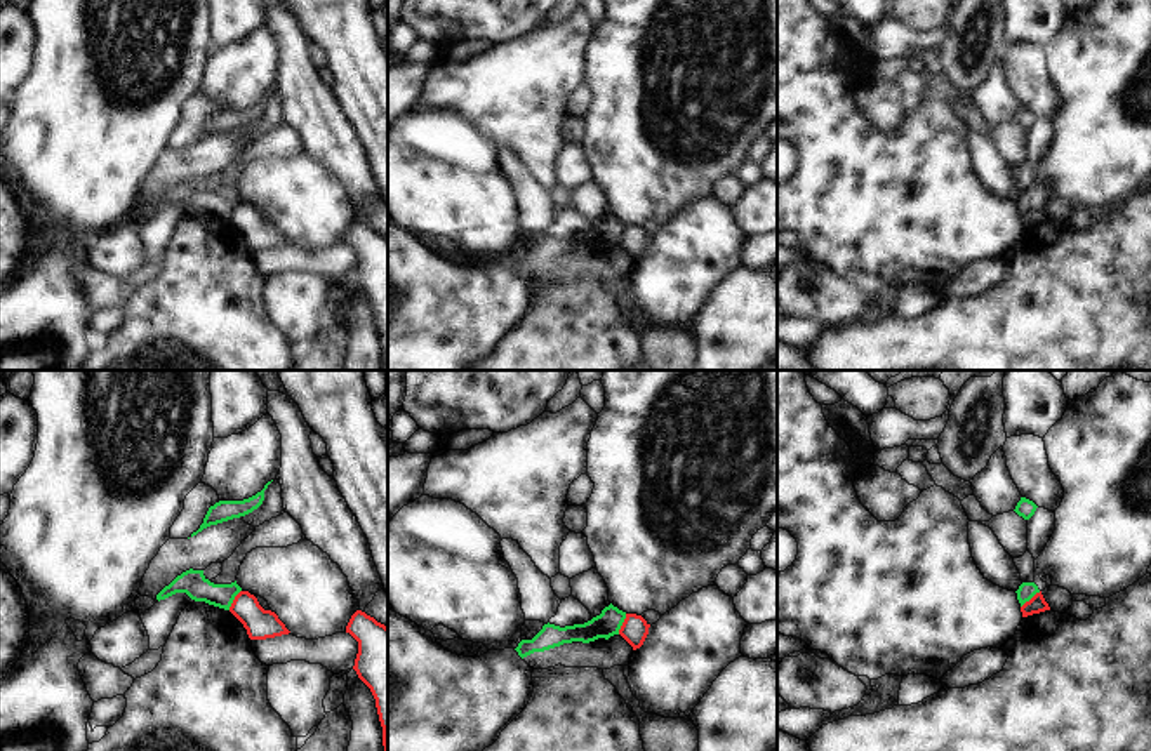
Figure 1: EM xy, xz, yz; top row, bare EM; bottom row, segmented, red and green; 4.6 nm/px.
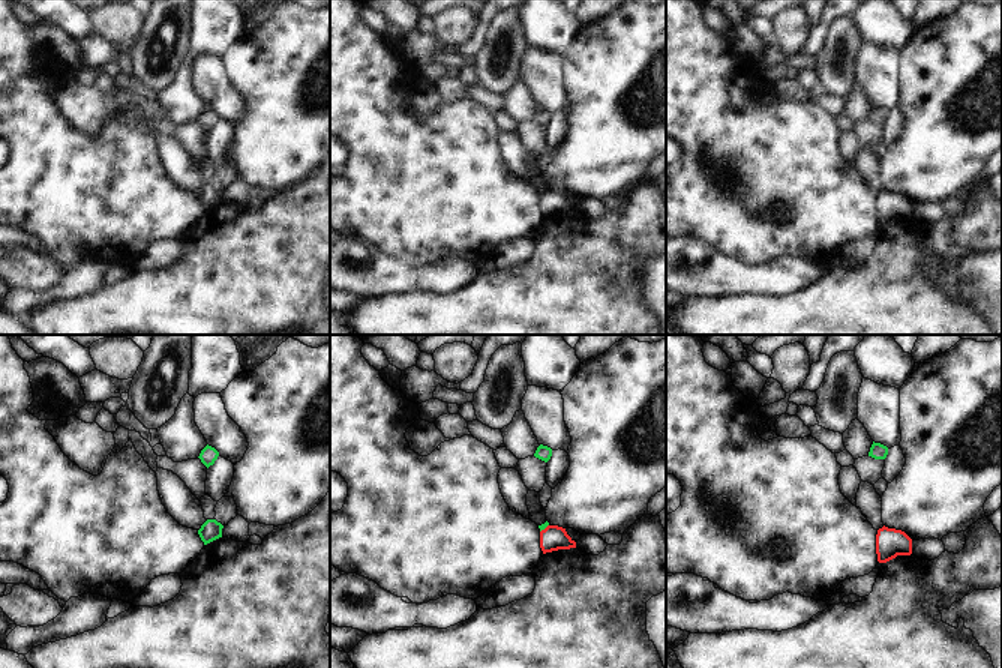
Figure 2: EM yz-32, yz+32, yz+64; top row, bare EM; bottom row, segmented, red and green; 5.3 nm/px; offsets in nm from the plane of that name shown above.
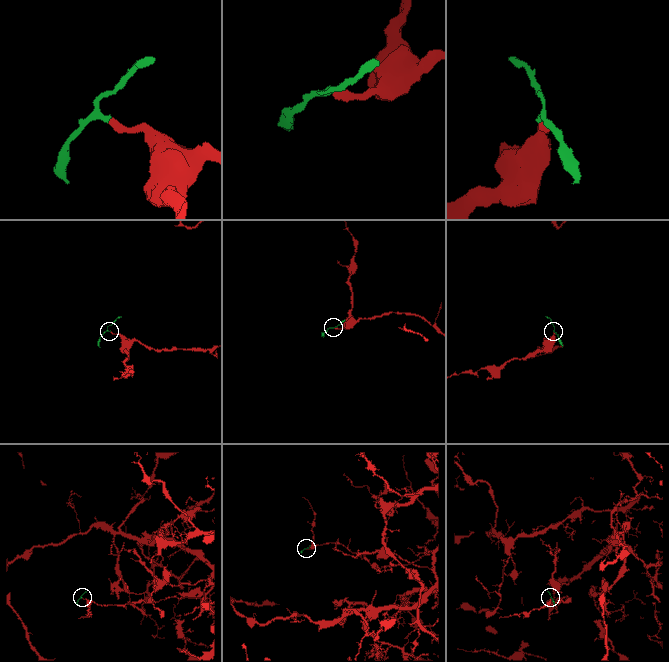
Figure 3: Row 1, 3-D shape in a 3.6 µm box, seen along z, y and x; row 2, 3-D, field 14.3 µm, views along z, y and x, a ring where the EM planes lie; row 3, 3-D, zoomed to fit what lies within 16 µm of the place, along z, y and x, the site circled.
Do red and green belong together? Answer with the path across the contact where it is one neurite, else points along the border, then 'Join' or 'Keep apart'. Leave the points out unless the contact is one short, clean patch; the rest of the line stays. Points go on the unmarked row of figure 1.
Boundary: xz (626, 225), (618, 244). Keep apart

